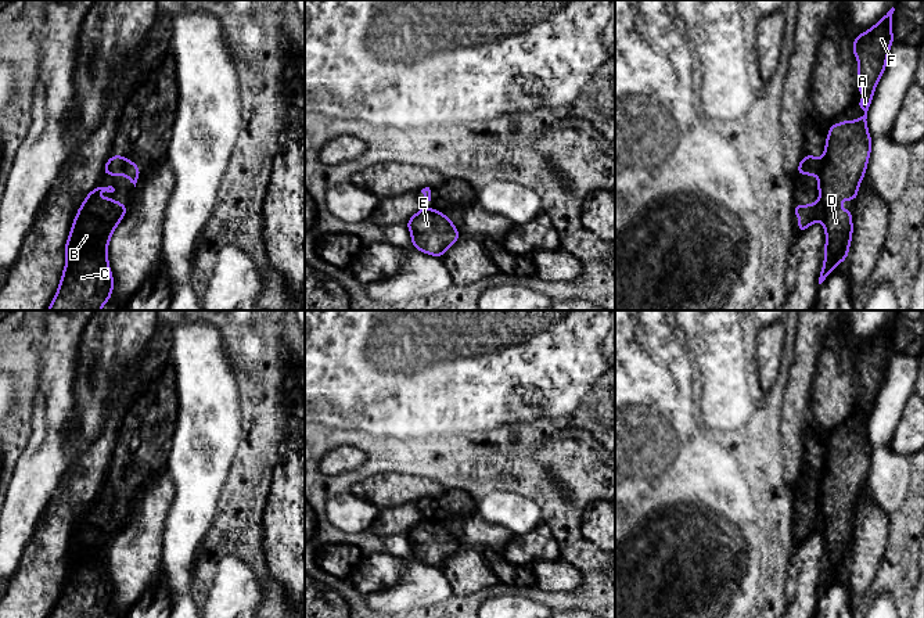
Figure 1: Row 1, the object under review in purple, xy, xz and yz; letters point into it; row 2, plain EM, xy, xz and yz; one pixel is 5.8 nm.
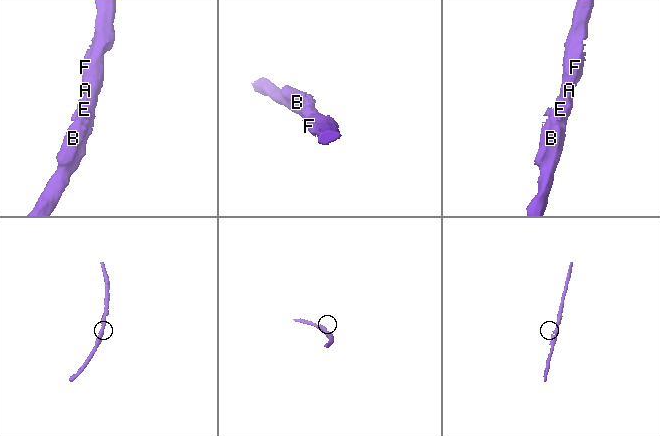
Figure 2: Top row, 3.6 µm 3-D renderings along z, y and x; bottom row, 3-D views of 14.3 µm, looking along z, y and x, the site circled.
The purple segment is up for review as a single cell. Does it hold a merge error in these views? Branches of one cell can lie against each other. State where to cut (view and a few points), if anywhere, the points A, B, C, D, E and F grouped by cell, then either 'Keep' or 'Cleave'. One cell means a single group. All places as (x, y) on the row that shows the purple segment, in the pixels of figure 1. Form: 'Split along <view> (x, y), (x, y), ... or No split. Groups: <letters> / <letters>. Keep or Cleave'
No split. Groups: A B C D E F. Keep

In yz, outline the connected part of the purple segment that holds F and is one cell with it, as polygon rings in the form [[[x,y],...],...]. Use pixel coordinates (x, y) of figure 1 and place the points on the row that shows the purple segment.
[[[892,7],[873,28],[860,33],[853,40],[853,54],[859,64],[858,89],[864,96],[862,101],[856,103],[858,108],[864,109],[864,115],[859,116],[855,122],[849,122],[846,118],[839,123],[831,123],[828,136],[826,139],[826,148],[823,159],[819,161],[816,155],[805,155],[797,169],[798,175],[810,175],[819,177],[819,200],[809,205],[797,204],[794,208],[794,216],[799,216],[798,233],[805,231],[812,223],[821,222],[826,231],[824,245],[824,263],[820,272],[819,284],[821,284],[839,262],[846,261],[849,245],[852,241],[852,211],[846,211],[839,206],[841,200],[856,201],[858,188],[866,173],[867,162],[871,151],[871,137],[867,130],[867,111],[871,104],[874,89],[881,79],[888,61],[888,53],[894,43],[894,33],[891,29]]]

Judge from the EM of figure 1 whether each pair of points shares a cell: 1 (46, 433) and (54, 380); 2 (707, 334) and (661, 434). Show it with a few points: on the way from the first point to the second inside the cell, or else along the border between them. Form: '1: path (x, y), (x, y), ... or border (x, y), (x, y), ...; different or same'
1: path (53, 420), (54, 392); same
2: border (683, 345), (694, 365); different

